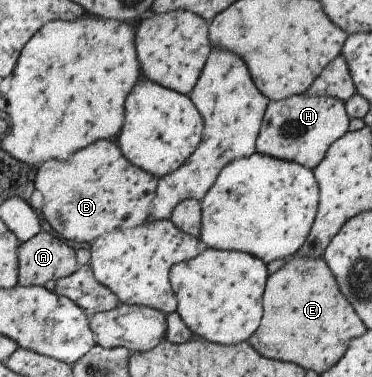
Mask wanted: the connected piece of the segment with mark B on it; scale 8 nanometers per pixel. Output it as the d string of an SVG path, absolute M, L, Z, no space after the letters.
M97 140L87 148L75 152L71 160L49 160L37 167L34 187L43 195L44 220L67 240L91 243L103 233L119 228L130 229L142 225L150 218L150 206L156 195L159 178L131 164L113 140Z

